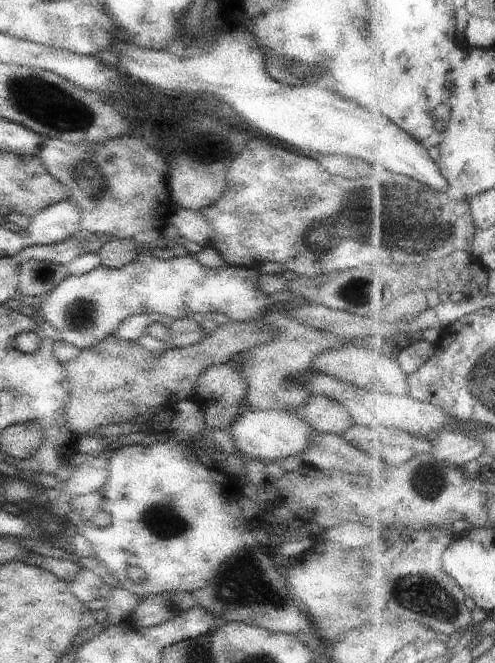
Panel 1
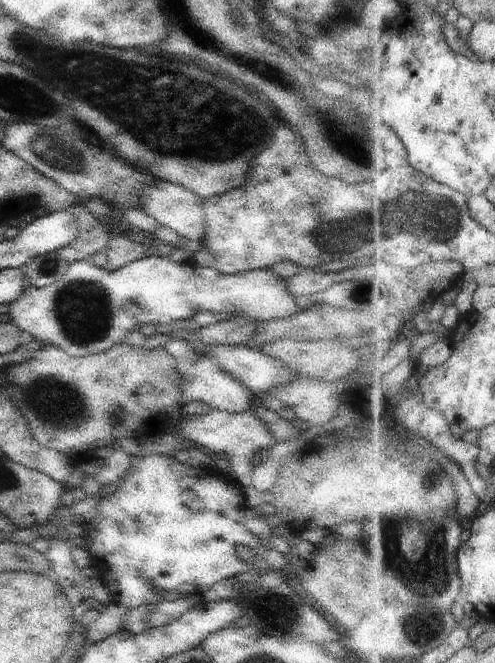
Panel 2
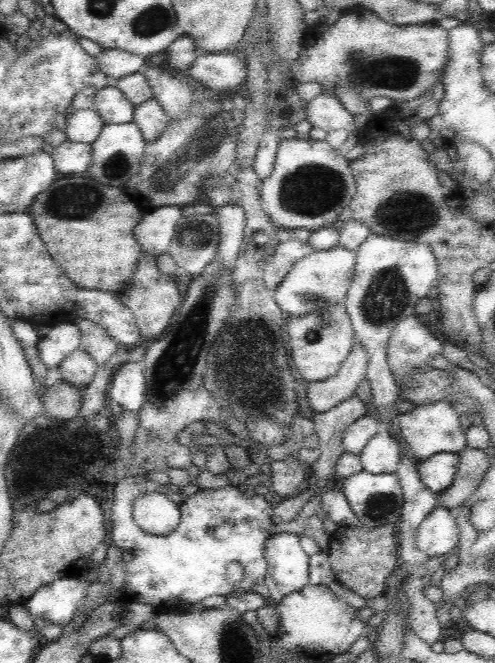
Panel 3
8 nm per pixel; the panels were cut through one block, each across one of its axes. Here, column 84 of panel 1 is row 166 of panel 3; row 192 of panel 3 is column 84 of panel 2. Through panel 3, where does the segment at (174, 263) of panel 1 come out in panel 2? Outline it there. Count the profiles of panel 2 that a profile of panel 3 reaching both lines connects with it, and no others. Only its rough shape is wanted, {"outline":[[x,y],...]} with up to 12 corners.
{"outline":[[80,260],[4,319],[72,357],[197,311],[299,309],[269,269]]}

